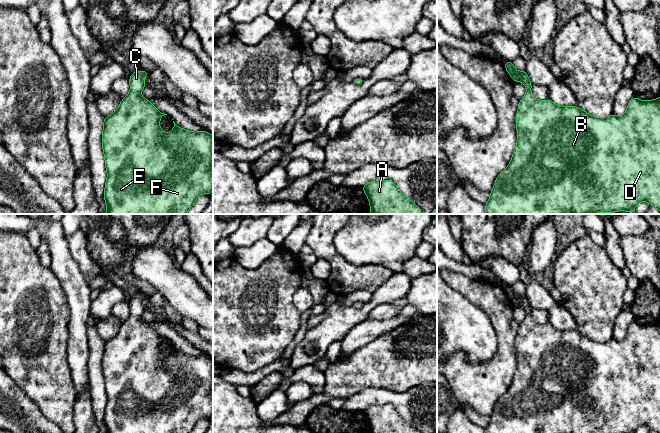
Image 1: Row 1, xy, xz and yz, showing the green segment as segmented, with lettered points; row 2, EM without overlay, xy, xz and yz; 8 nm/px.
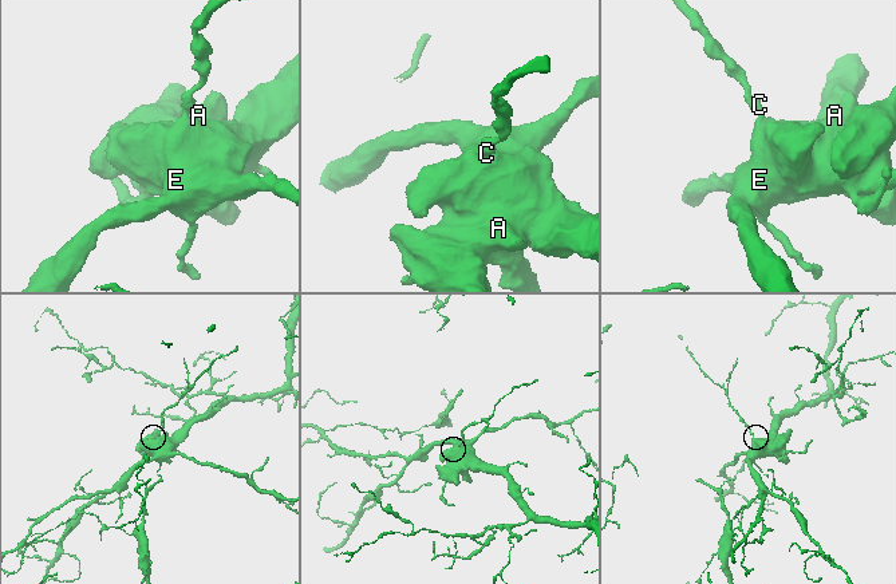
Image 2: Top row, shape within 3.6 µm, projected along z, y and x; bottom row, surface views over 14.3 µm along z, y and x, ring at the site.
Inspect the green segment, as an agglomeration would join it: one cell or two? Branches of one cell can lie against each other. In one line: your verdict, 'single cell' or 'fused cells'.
single cell

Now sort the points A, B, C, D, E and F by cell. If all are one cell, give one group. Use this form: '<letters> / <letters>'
A B C D E F

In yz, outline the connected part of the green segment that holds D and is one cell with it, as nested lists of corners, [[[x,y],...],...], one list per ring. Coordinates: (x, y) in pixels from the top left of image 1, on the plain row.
[[[511,285],[504,287],[513,306],[523,306],[526,318],[520,323],[516,339],[517,368],[507,392],[495,404],[485,433],[635,433],[636,429],[646,425],[650,430],[660,433],[660,321],[650,325],[632,322],[623,340],[611,338],[606,342],[594,341],[577,330],[559,330],[550,323],[539,325],[531,318],[532,308],[526,295],[517,295]]]

